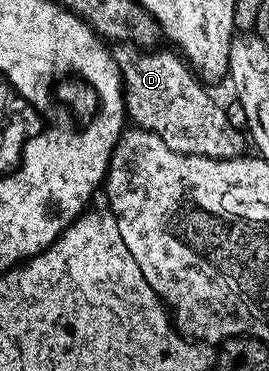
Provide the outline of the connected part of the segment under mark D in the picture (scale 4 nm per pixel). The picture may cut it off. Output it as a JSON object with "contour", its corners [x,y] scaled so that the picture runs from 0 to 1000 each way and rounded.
{"contour":[[[442,119],[416,132],[420,162],[450,191],[450,221],[465,251],[465,296],[476,321],[520,345],[569,356],[636,404],[665,415],[725,415],[803,431],[855,431],[900,418],[918,399],[918,367],[892,342],[877,345],[836,315],[836,302],[777,261],[758,224],[725,202],[714,183],[654,137],[584,140],[587,135],[528,135],[502,119]]]}

